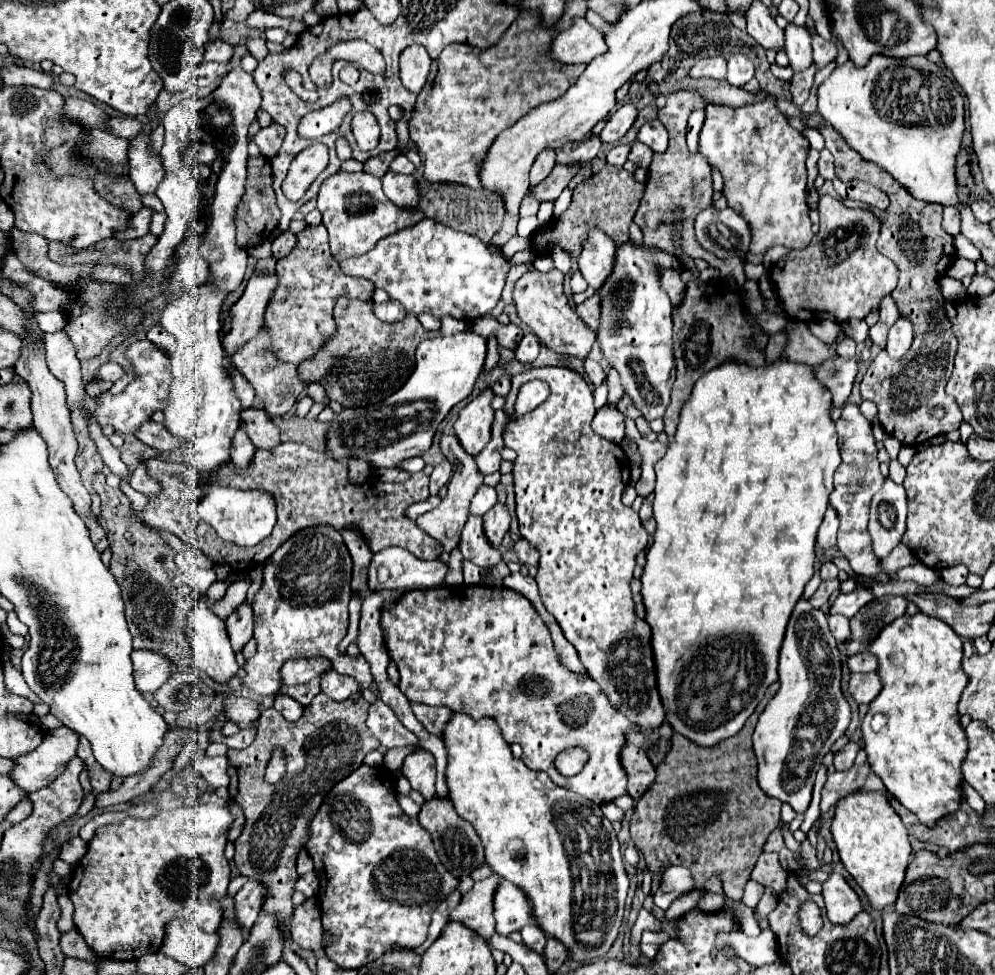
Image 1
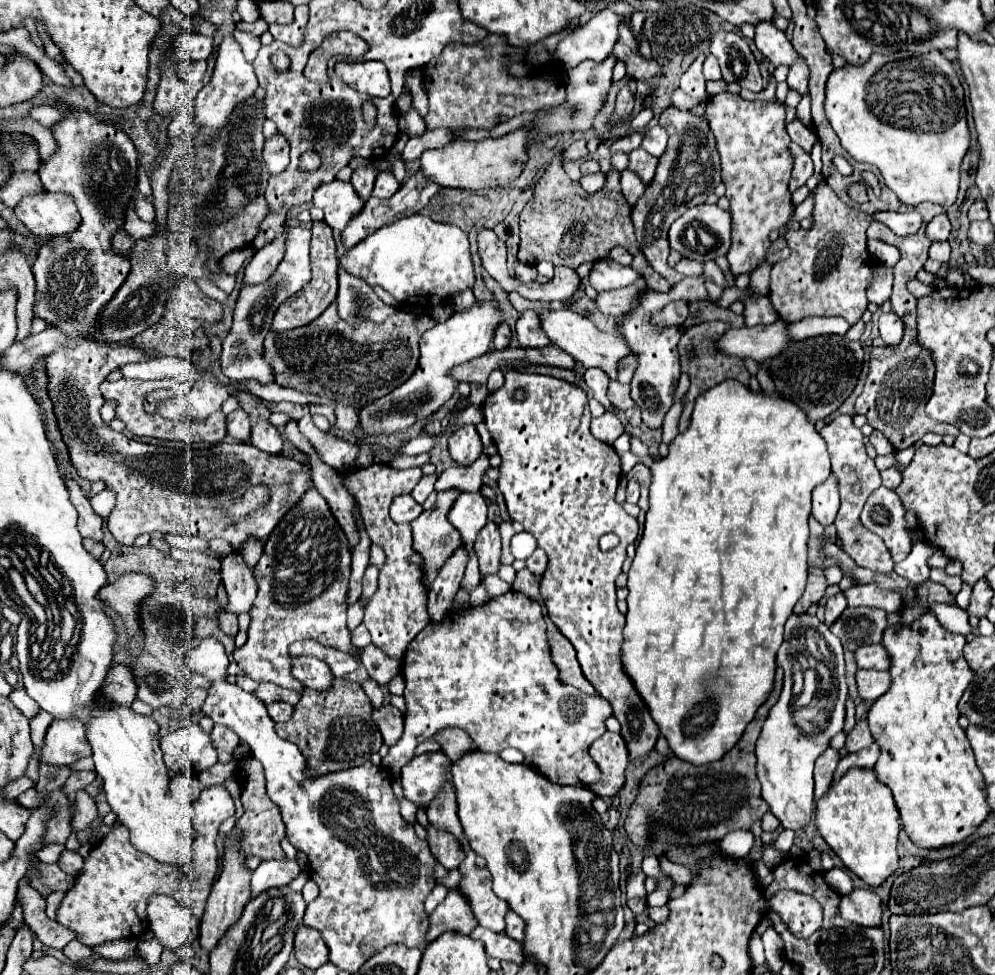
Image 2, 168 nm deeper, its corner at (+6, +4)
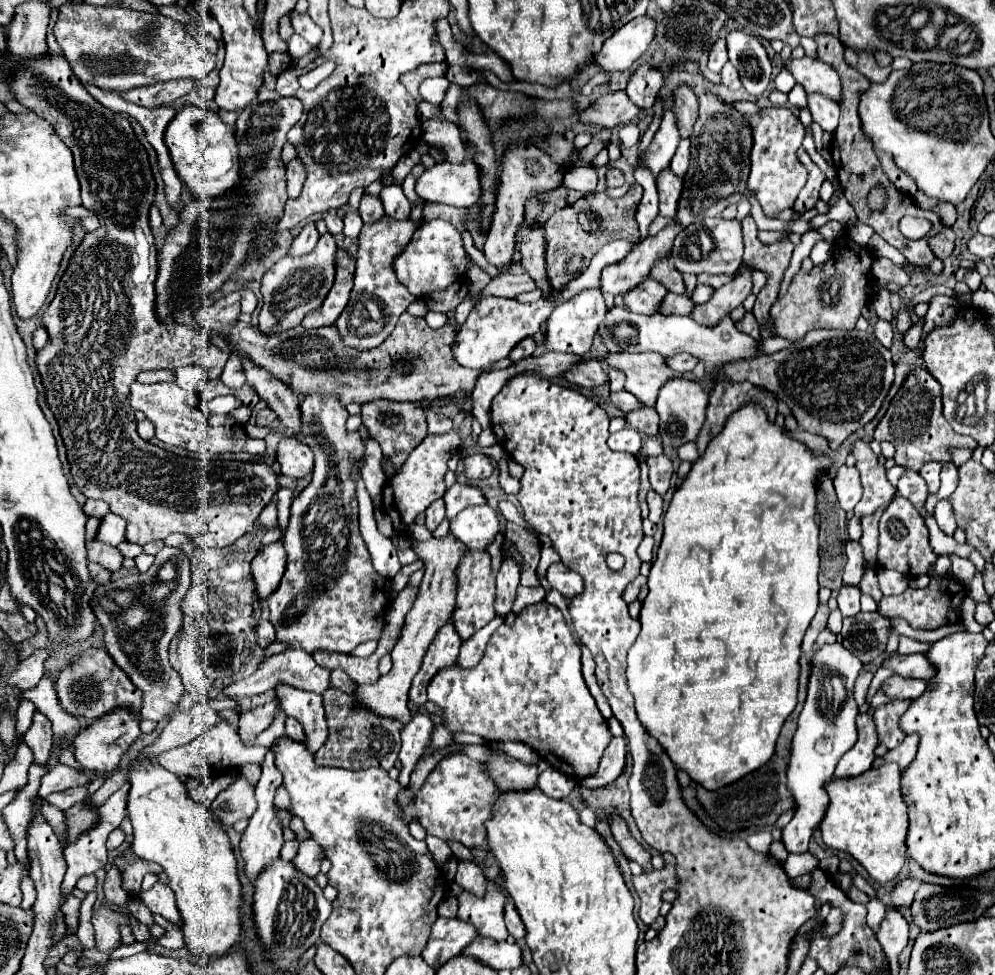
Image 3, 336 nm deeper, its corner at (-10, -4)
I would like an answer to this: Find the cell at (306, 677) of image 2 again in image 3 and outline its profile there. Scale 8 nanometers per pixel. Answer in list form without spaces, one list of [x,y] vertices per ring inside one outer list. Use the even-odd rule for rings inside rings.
[[[288,648],[286,652],[272,654],[272,656],[264,656],[264,660],[260,662],[258,670],[256,670],[250,678],[246,678],[246,680],[242,680],[242,682],[238,682],[238,684],[234,684],[234,686],[227,686],[223,690],[223,693],[231,699],[236,699],[236,696],[254,696],[254,694],[262,694],[262,692],[274,690],[274,688],[280,686],[280,684],[322,694],[322,692],[328,690],[328,686],[330,686],[330,670],[318,666],[308,652],[304,652],[304,650],[300,650],[300,648]]]

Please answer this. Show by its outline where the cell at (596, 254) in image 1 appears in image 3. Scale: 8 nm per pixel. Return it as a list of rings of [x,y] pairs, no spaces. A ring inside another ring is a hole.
[[[646,278],[644,284],[630,290],[628,294],[624,294],[624,302],[632,312],[652,316],[652,314],[660,312],[660,302],[664,300],[666,294],[668,294],[668,290],[664,290],[664,286],[660,286],[660,282]]]

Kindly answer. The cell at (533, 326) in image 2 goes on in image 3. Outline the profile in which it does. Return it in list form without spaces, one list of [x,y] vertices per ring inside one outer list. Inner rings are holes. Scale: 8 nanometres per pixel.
[[[584,290],[580,294],[576,294],[576,298],[570,298],[568,302],[562,302],[560,306],[556,306],[556,310],[550,314],[550,318],[546,320],[546,348],[548,350],[556,350],[556,352],[572,352],[572,354],[588,354],[594,334],[600,326],[600,322],[604,322],[608,308],[604,302],[604,296],[600,290]]]

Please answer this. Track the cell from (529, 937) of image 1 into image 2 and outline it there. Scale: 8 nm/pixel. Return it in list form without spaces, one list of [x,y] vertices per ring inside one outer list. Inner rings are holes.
[[[512,910],[506,914],[506,934],[518,942],[524,942],[524,920]]]

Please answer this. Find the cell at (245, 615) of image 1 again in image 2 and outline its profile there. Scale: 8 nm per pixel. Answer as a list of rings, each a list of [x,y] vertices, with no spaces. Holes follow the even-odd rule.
[[[232,552],[222,558],[222,584],[228,592],[226,612],[234,616],[250,612],[252,602],[256,598],[256,582],[252,570],[244,564],[240,554]]]

